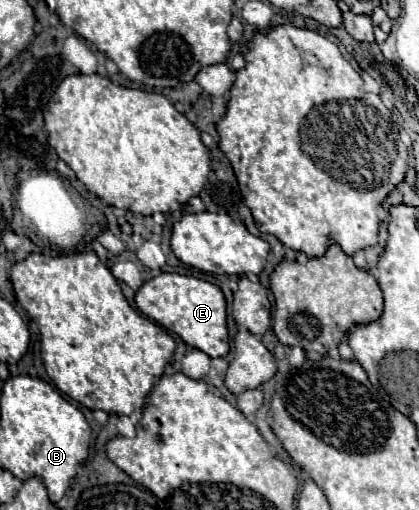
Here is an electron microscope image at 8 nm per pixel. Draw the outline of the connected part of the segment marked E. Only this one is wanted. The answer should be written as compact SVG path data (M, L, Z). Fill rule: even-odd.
M163 272L147 280L135 294L137 308L151 320L155 320L165 330L177 334L189 346L205 352L211 358L227 356L229 334L227 334L227 304L219 286L199 280L193 276Z

